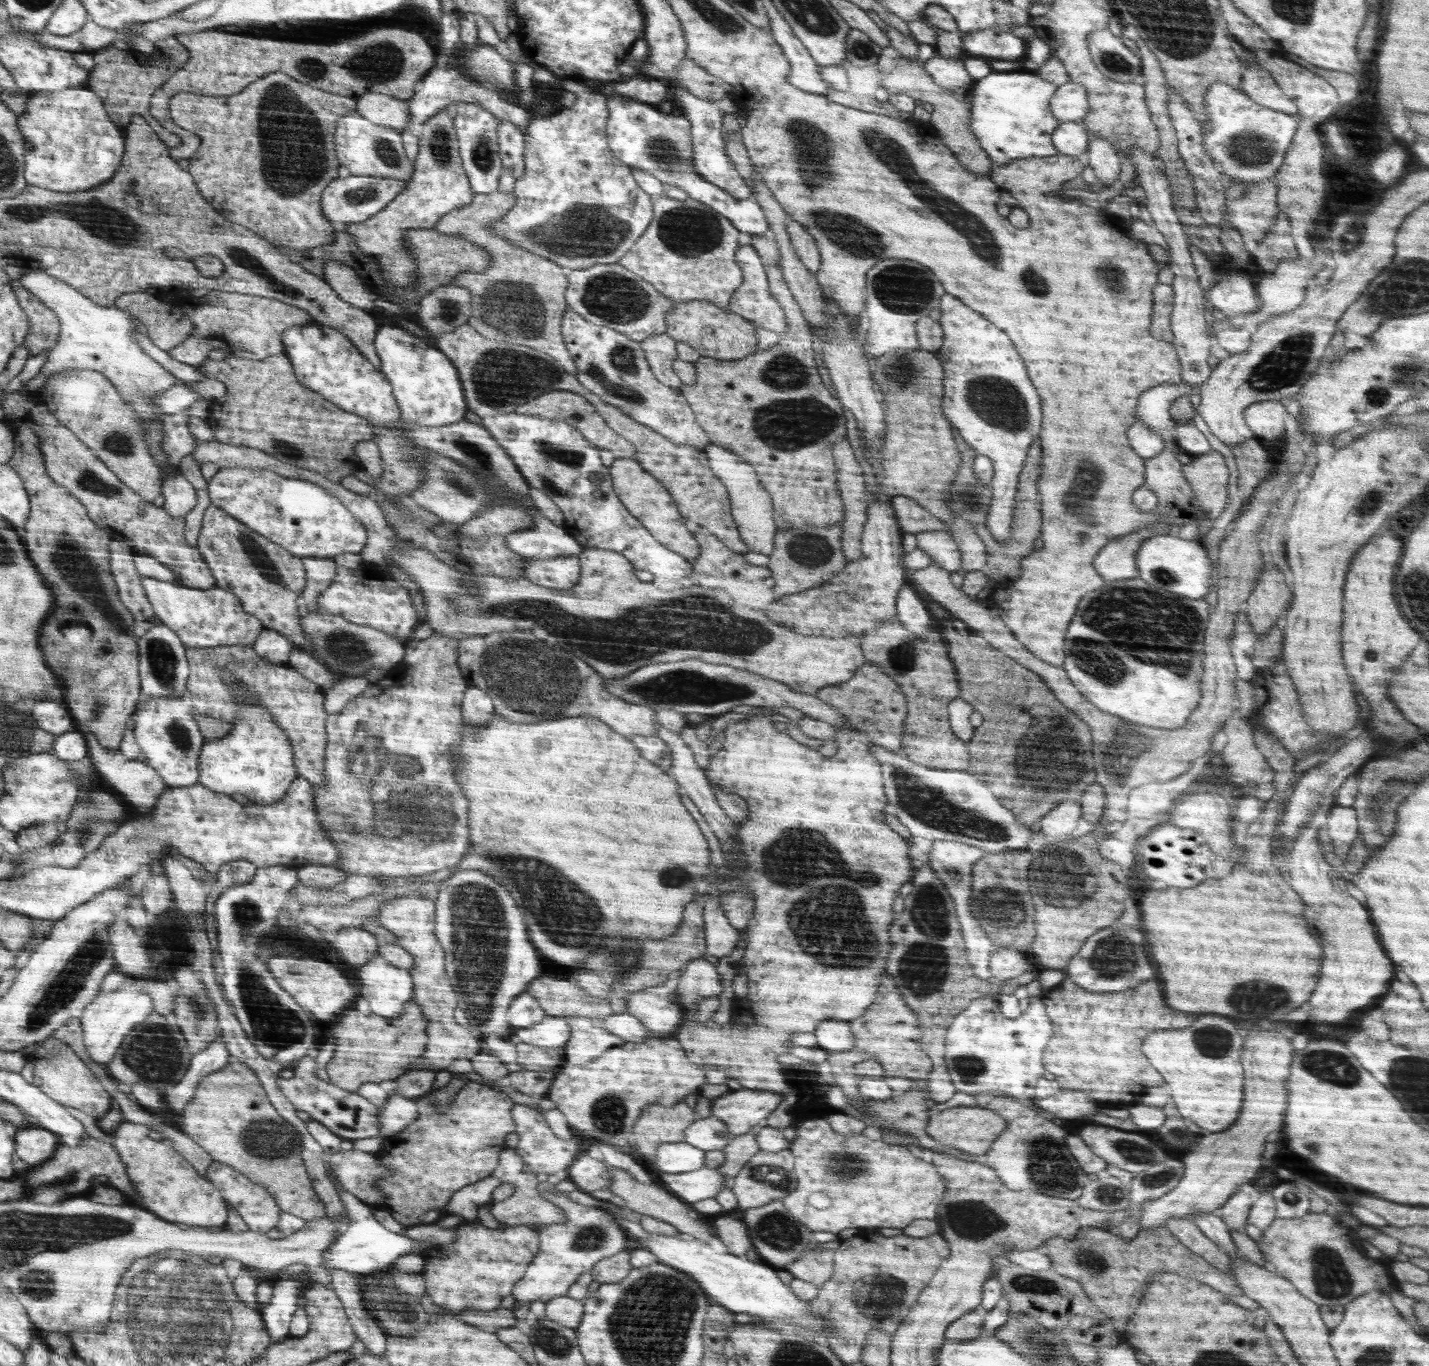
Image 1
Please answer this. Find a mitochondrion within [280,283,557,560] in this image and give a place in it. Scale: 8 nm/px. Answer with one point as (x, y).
(476, 488)

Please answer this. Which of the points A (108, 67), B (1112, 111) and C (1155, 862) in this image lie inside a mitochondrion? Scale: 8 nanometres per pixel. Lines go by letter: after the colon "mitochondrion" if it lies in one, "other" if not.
A: mitochondrion
B: other
C: other

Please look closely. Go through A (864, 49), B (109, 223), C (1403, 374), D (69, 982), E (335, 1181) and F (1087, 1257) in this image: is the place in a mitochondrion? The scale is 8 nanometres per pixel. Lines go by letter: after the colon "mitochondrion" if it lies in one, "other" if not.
A: mitochondrion
B: mitochondrion
C: mitochondrion
D: mitochondrion
E: other
F: mitochondrion

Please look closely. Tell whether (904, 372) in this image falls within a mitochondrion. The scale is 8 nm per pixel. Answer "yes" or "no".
yes

